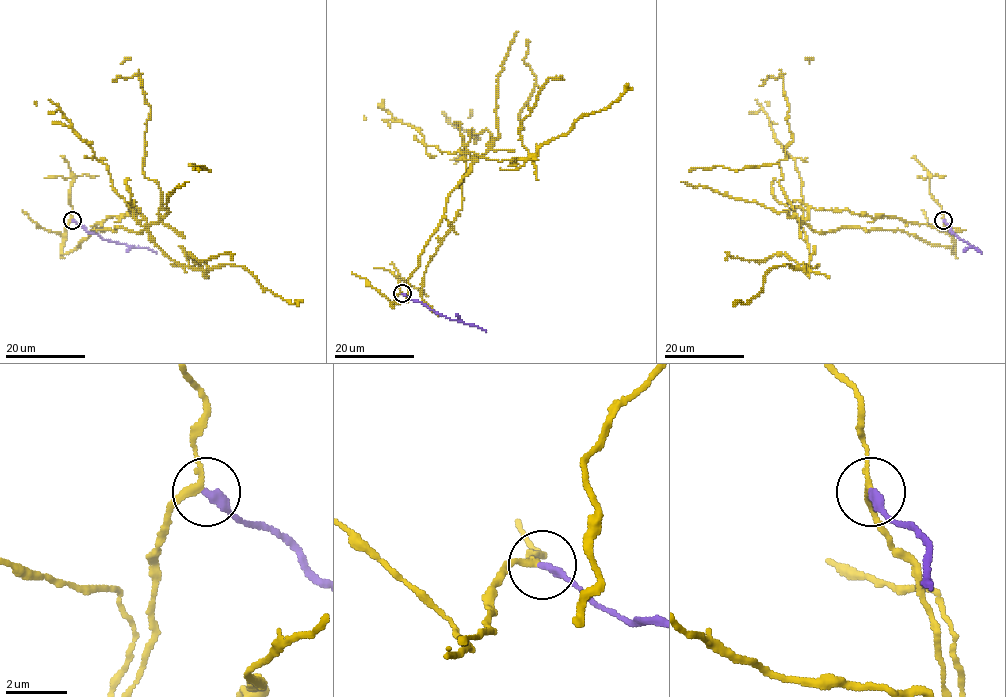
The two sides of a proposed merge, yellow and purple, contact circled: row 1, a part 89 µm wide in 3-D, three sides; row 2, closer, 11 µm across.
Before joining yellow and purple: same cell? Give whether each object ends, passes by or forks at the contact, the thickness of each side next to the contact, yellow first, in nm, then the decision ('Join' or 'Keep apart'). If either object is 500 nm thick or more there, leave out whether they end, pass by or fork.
At the ring yellow passes by. At the ring purple ends. Thickness 200 nm (yellow) against 320 nm. Keep apart

